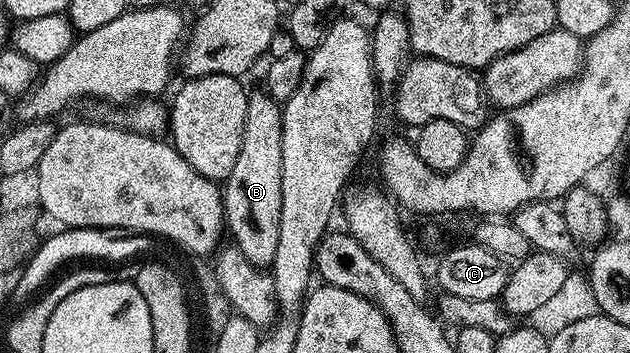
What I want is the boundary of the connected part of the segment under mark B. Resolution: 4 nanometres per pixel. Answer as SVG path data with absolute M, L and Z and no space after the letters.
M252 92L247 99L245 131L241 151L233 171L222 186L223 215L229 233L235 236L237 247L249 263L269 267L277 255L277 239L281 227L281 135L283 111L280 102L266 92Z

